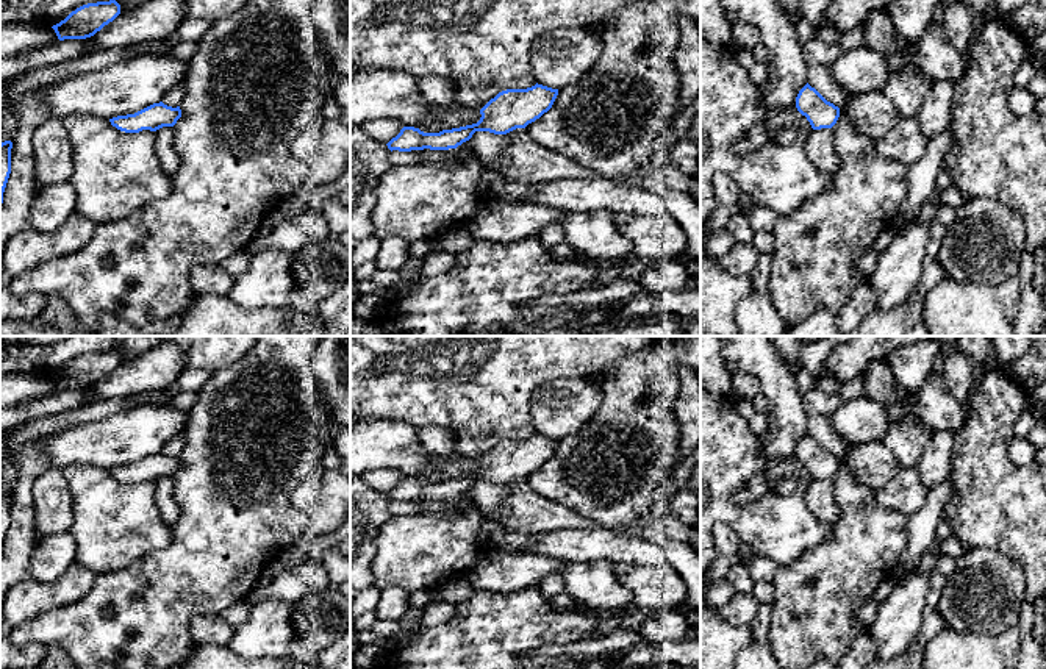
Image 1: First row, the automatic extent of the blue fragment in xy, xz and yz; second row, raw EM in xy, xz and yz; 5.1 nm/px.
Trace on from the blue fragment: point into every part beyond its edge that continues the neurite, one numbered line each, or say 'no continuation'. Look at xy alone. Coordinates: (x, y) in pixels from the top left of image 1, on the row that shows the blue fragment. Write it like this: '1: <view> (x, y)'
no continuation

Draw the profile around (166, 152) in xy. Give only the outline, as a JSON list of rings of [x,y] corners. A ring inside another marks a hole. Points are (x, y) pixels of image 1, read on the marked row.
[[[163,127],[155,131],[155,153],[163,170],[172,177],[180,167],[180,158],[174,147],[174,128]]]

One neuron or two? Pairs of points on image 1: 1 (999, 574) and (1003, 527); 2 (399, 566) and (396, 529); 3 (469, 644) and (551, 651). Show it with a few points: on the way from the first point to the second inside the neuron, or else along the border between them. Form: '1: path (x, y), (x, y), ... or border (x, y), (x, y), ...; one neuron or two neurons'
1: border (965, 550), (996, 549), (1007, 555), (1026, 579); two neurons
2: path (399, 557), (399, 538); one neuron
3: border (569, 641), (544, 643), (524, 652); two neurons

